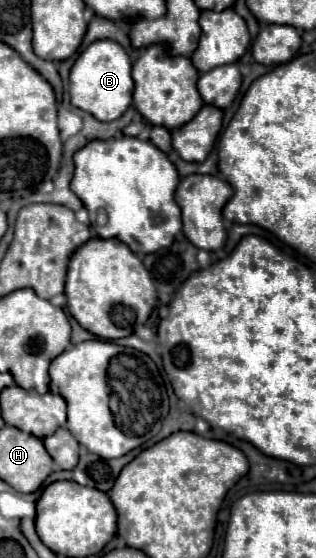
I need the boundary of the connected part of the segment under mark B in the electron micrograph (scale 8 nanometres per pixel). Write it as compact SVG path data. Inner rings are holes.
M111 39L93 41L71 67L69 75L69 93L71 105L91 113L97 121L115 121L119 119L133 99L133 77L131 77L131 59L129 53Z

